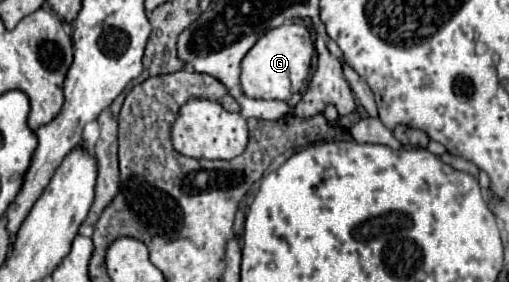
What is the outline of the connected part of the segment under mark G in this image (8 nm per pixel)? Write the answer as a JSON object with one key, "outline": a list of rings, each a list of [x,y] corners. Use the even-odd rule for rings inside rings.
{"outline":[[[287,23],[269,29],[259,37],[241,63],[241,87],[251,99],[281,99],[289,101],[291,95],[299,93],[309,77],[311,57],[315,53],[315,43],[309,29],[301,23]]]}

